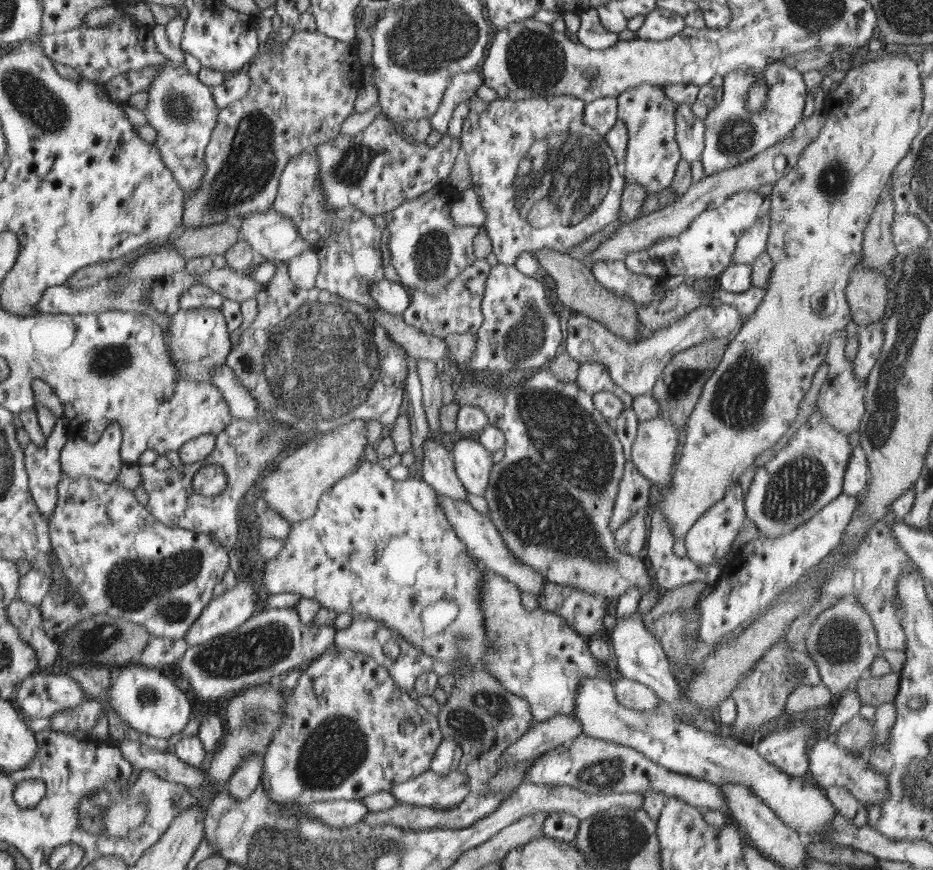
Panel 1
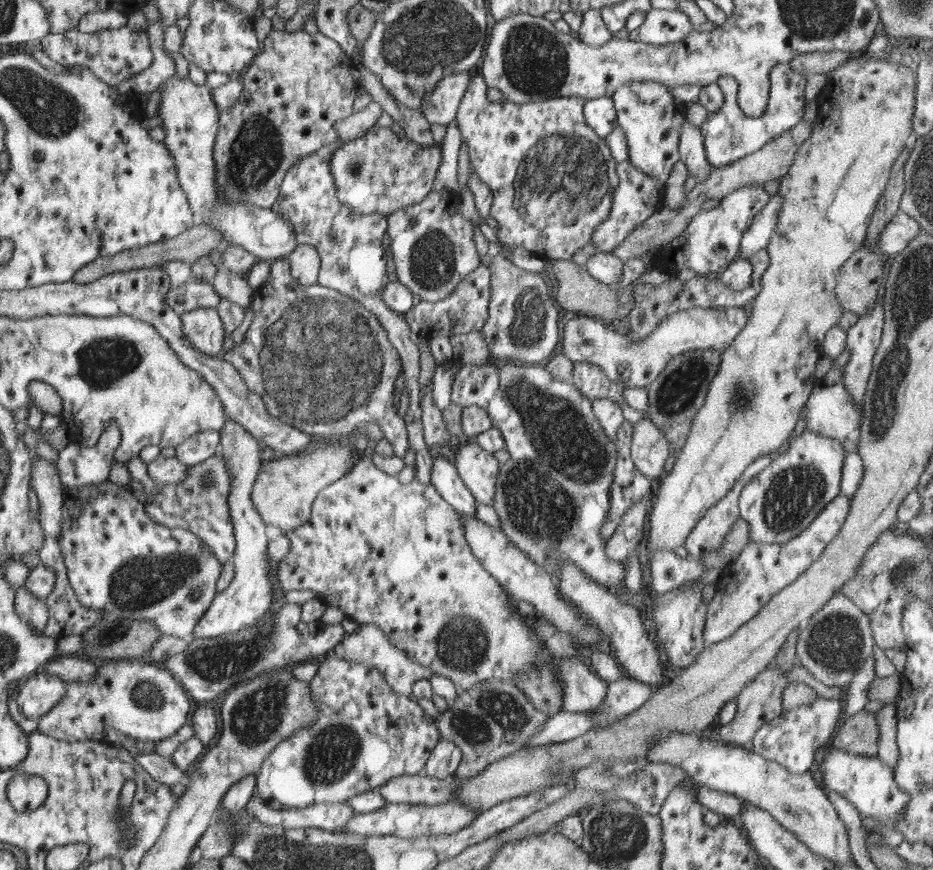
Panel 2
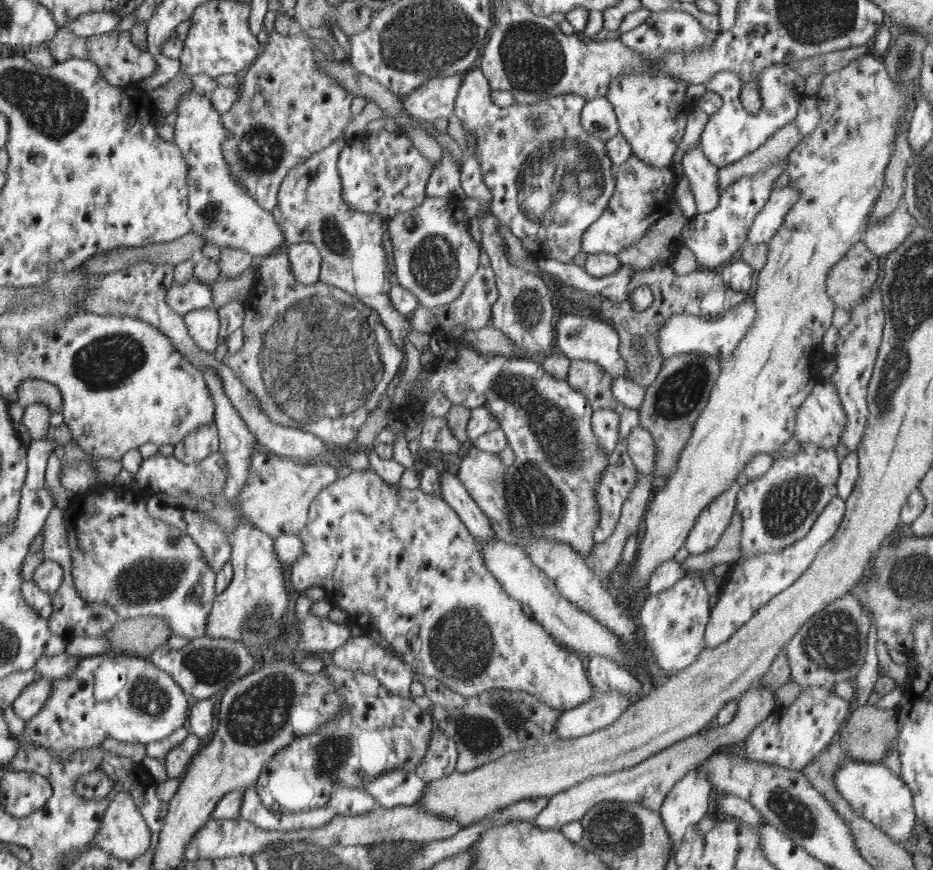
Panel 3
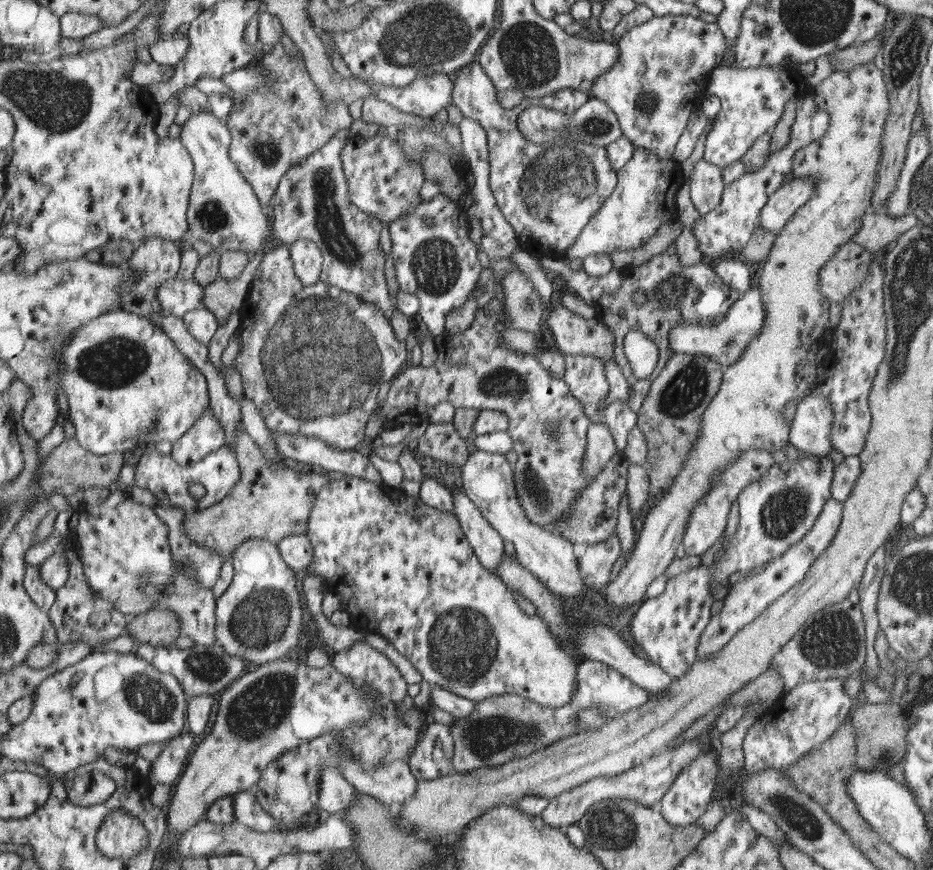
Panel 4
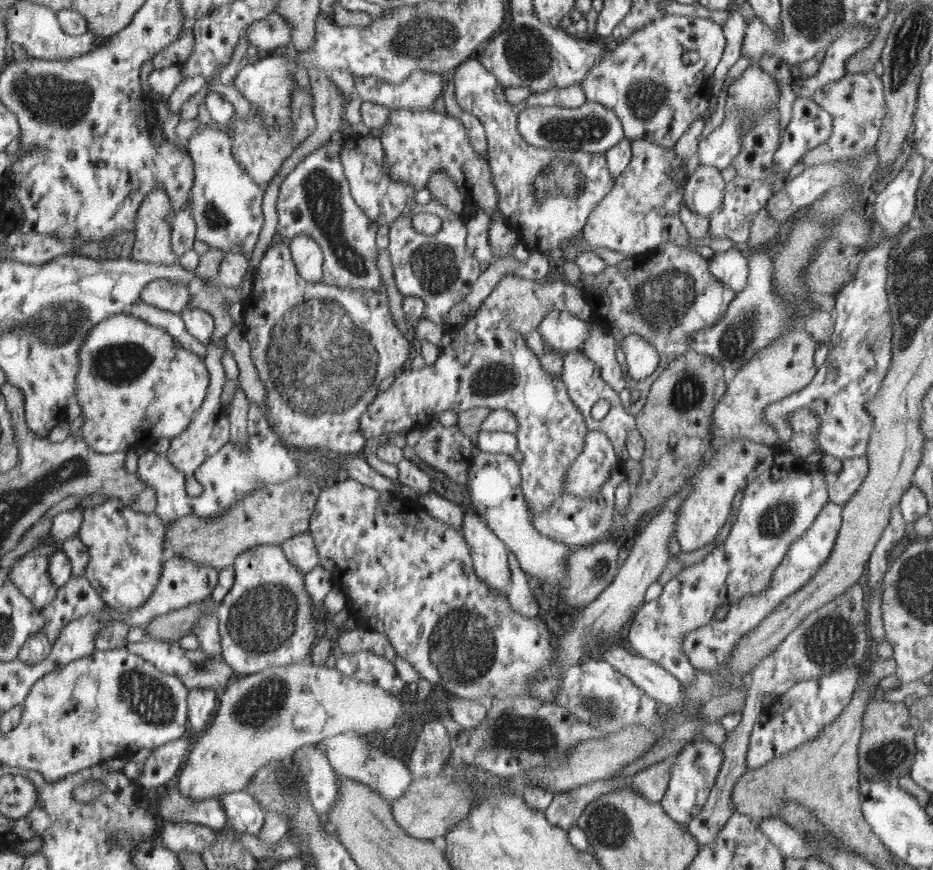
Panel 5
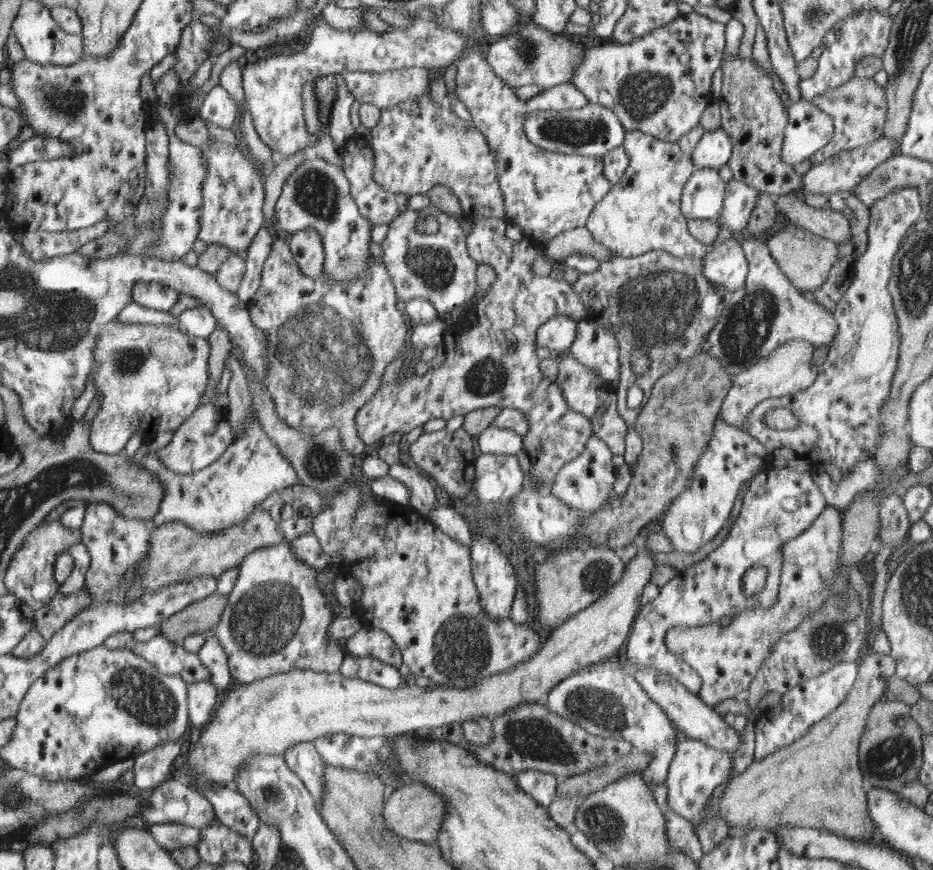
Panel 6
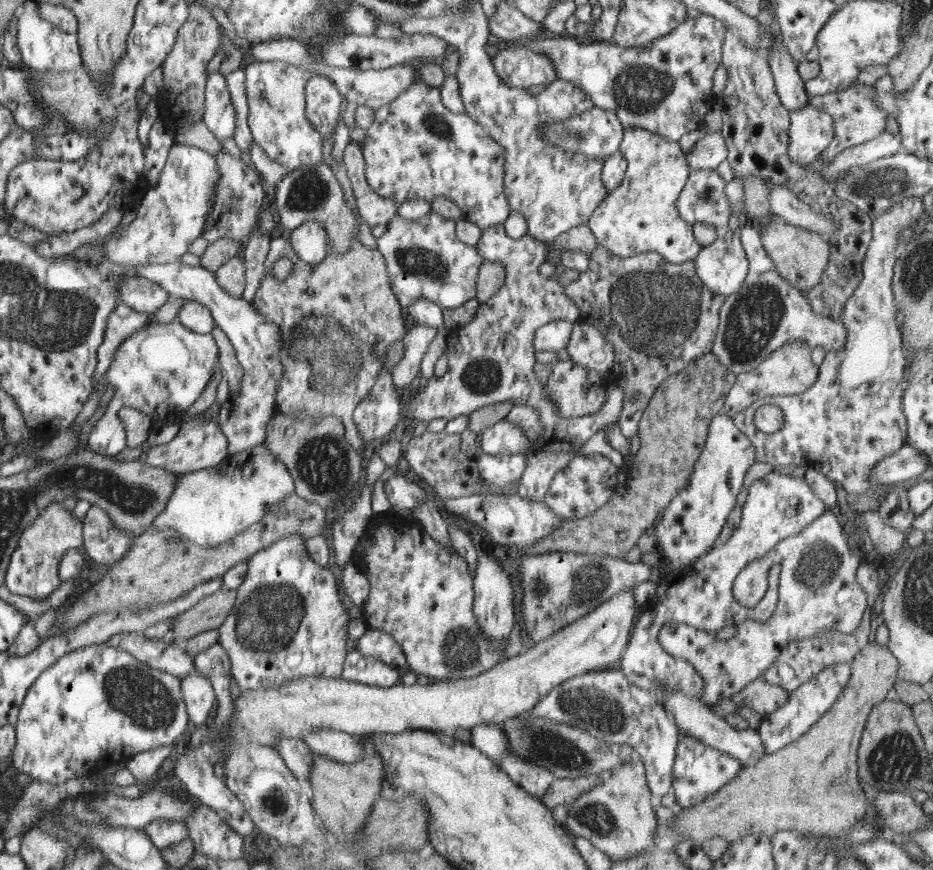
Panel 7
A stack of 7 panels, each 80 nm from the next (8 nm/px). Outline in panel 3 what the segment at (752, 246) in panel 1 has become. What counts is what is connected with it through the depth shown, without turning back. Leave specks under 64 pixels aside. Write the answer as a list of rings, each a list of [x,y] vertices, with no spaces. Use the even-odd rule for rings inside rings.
[[[788,187],[774,189],[749,228],[746,244],[768,243],[796,201],[798,201],[796,190]]]

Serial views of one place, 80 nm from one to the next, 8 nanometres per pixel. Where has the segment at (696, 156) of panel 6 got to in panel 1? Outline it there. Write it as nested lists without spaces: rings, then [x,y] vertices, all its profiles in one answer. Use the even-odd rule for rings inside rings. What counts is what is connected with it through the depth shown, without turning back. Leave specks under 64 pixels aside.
[[[782,61],[769,64],[763,76],[745,74],[743,70],[730,72],[723,77],[723,95],[708,115],[703,119],[705,127],[705,148],[702,152],[703,178],[722,173],[734,166],[742,166],[756,154],[768,150],[770,146],[786,140],[790,132],[801,122],[807,86],[803,74],[788,67]],[[756,81],[767,82],[767,101],[760,113],[752,113],[745,108],[745,97],[750,85]]]

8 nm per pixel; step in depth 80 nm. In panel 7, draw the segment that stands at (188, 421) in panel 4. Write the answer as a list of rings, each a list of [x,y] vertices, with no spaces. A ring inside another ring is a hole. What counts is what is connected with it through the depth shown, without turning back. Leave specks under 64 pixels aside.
[[[177,319],[170,324],[152,323],[146,324],[133,332],[116,349],[111,367],[106,372],[108,388],[116,392],[112,394],[112,400],[108,404],[105,413],[99,416],[98,423],[92,426],[94,432],[89,431],[89,448],[102,455],[117,455],[128,445],[128,430],[124,420],[119,417],[119,411],[125,408],[134,408],[144,414],[152,416],[156,423],[170,425],[185,418],[186,412],[200,400],[201,394],[210,381],[213,380],[215,366],[219,364],[220,347],[217,345],[213,333],[198,334],[189,327],[185,327]]]

